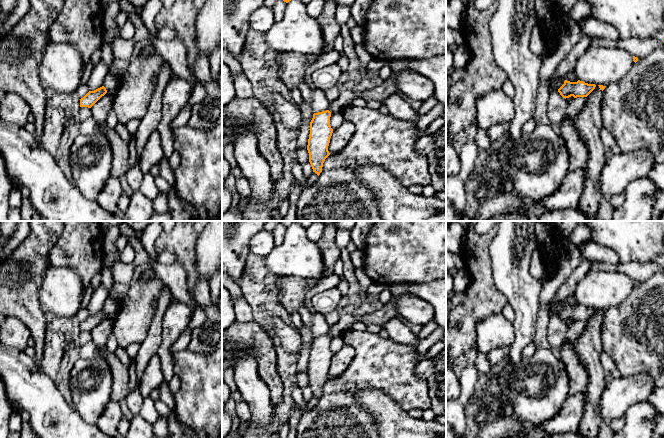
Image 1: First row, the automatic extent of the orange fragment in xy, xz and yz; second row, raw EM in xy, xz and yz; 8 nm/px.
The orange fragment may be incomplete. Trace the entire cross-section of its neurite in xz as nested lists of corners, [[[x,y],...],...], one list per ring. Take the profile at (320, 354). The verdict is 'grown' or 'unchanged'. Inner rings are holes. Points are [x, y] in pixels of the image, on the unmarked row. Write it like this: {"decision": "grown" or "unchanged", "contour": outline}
{"decision": "unchanged", "contour": [[[329,334],[314,337],[310,346],[310,358],[307,374],[313,396],[318,400],[322,396],[325,383],[330,379],[328,370],[333,353],[330,350],[331,336]]]}

